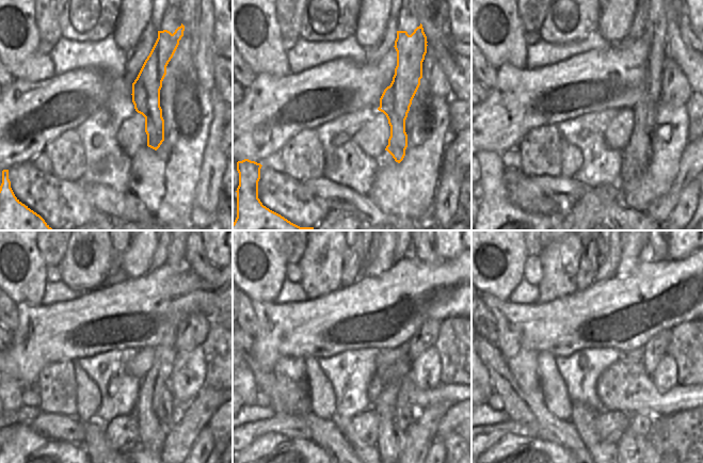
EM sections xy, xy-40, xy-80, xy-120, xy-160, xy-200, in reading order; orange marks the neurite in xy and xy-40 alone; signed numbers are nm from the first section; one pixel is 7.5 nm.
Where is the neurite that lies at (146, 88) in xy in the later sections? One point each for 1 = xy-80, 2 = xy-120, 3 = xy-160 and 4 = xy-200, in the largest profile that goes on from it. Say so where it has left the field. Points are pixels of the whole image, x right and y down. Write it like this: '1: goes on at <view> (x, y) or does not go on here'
1: goes on at xy-80 (639, 145)
2: goes on at xy-120 (157, 380)
3: goes on at xy-160 (404, 413)
4: goes on at xy-200 (642, 425)

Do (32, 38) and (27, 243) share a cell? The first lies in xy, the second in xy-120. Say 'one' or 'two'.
one

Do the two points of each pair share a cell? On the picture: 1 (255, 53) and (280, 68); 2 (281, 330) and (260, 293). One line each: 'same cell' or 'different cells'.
1: same cell
2: different cells

